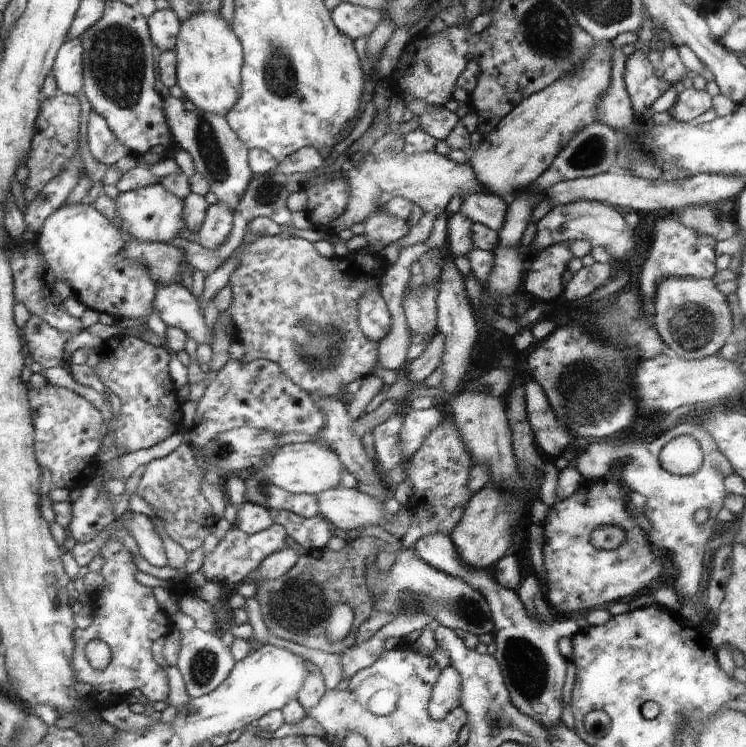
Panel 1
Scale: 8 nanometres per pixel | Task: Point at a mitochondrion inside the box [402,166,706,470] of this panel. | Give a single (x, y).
(587, 385)

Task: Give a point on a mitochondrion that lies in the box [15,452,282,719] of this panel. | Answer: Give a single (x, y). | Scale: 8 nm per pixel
(203, 666)

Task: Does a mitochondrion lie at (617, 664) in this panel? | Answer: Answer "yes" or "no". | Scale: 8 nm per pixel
no

